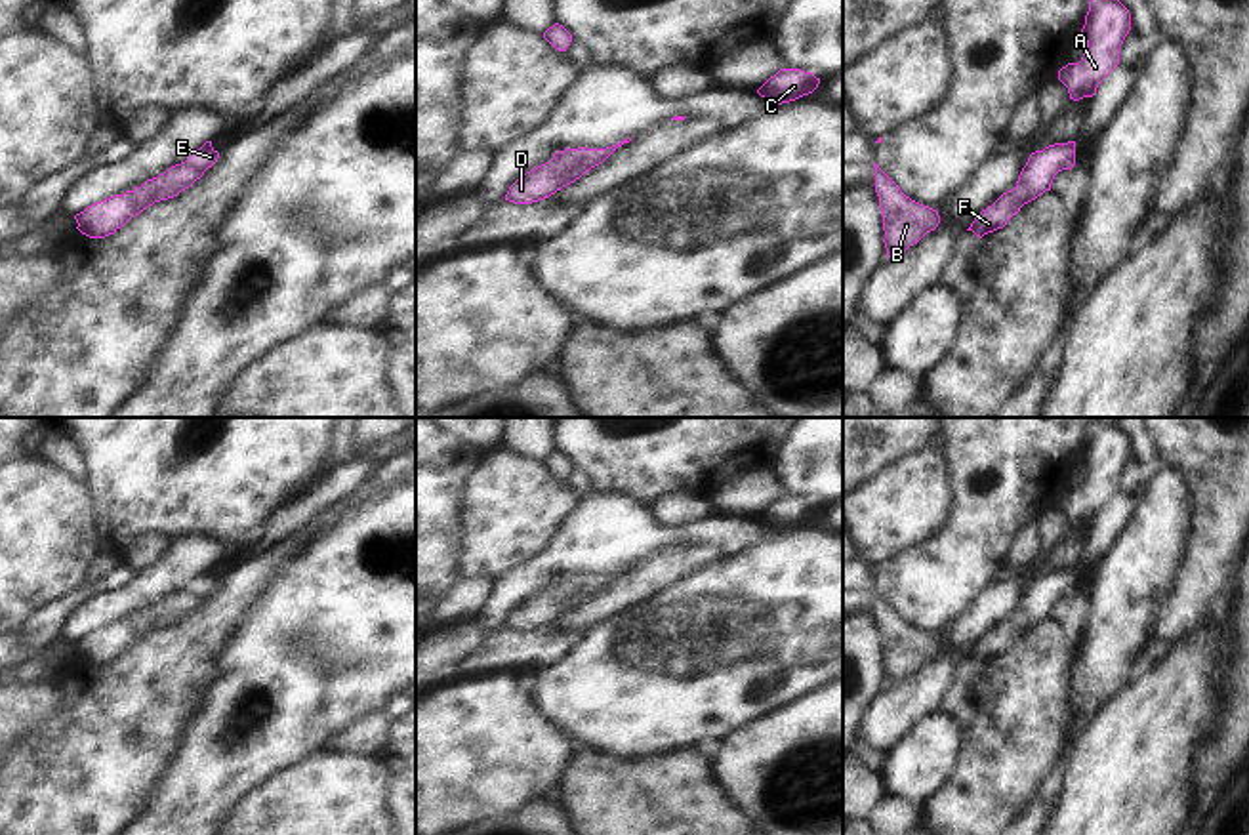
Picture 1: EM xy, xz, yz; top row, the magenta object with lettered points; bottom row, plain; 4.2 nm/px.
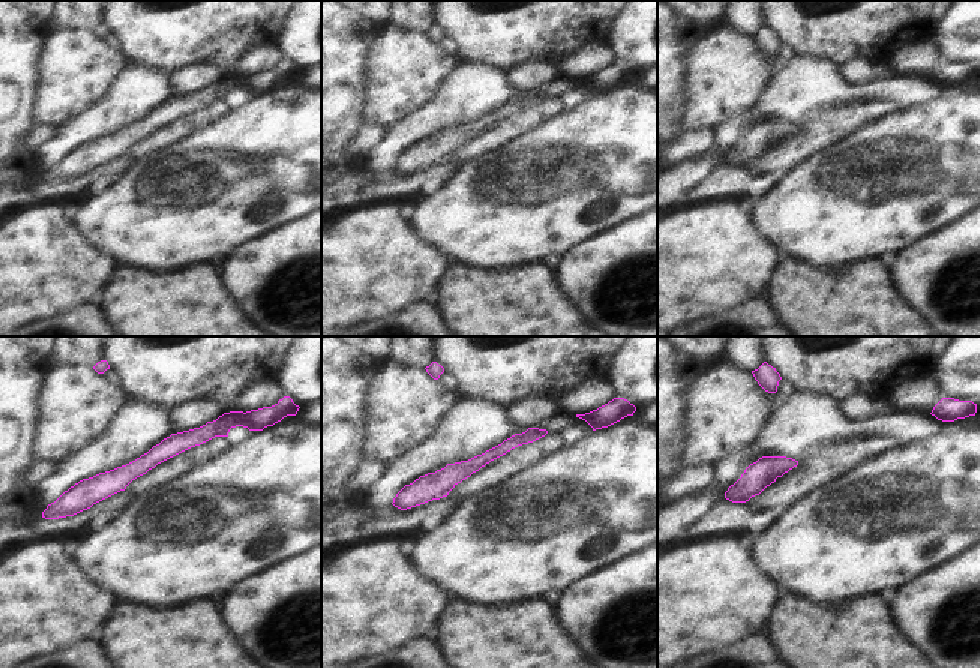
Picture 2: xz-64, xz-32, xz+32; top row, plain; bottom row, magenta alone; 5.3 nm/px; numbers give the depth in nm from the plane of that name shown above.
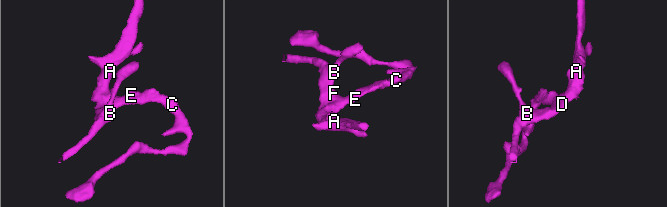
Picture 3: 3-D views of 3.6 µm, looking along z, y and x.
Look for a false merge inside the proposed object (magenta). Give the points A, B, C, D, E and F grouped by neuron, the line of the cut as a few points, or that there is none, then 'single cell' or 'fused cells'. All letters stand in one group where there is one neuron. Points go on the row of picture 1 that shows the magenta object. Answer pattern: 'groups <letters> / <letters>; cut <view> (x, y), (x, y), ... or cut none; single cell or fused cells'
groups A B C D E F; cut none; single cell

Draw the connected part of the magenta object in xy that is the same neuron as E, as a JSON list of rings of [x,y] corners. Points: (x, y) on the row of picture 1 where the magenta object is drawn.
[[[206,141],[185,162],[168,168],[158,177],[147,179],[133,191],[114,194],[76,214],[76,229],[90,238],[105,238],[114,234],[132,217],[139,215],[154,202],[174,198],[181,191],[189,189],[204,175],[208,168],[217,162],[217,158],[219,153],[212,147],[212,141]]]

